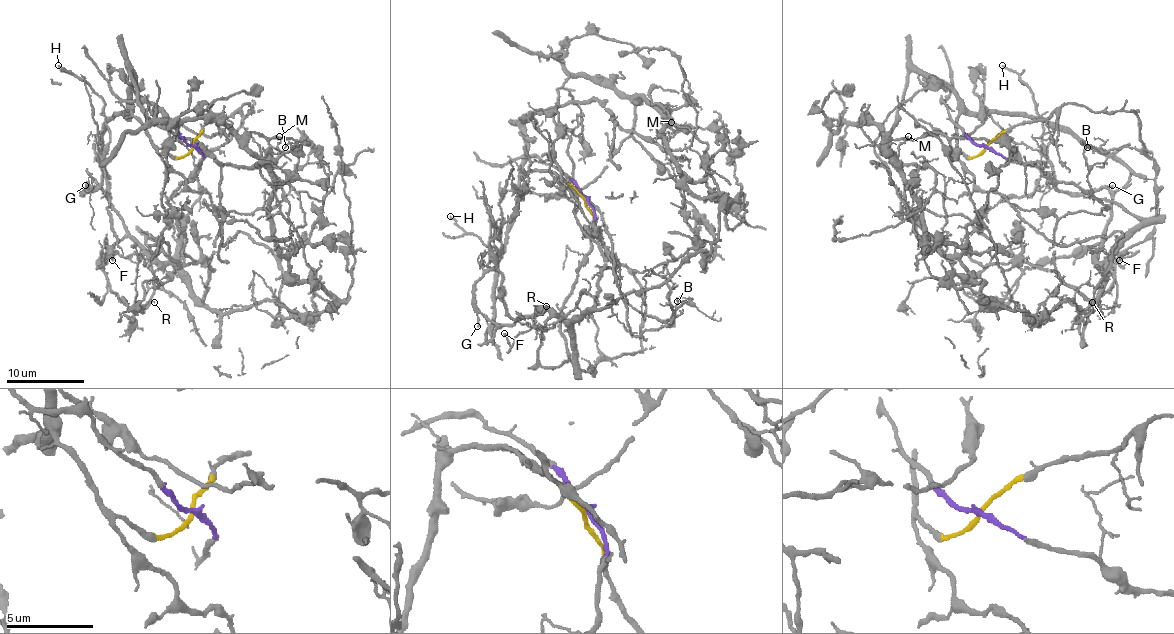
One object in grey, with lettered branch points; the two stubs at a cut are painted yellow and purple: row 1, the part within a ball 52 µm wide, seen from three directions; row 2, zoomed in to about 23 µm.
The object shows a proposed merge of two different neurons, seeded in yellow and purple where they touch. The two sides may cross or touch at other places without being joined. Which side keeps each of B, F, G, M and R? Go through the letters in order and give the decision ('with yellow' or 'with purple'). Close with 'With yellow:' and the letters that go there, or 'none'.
B: with purple
F: with purple
G: with purple
M: with yellow
R: with purple
With yellow: M

